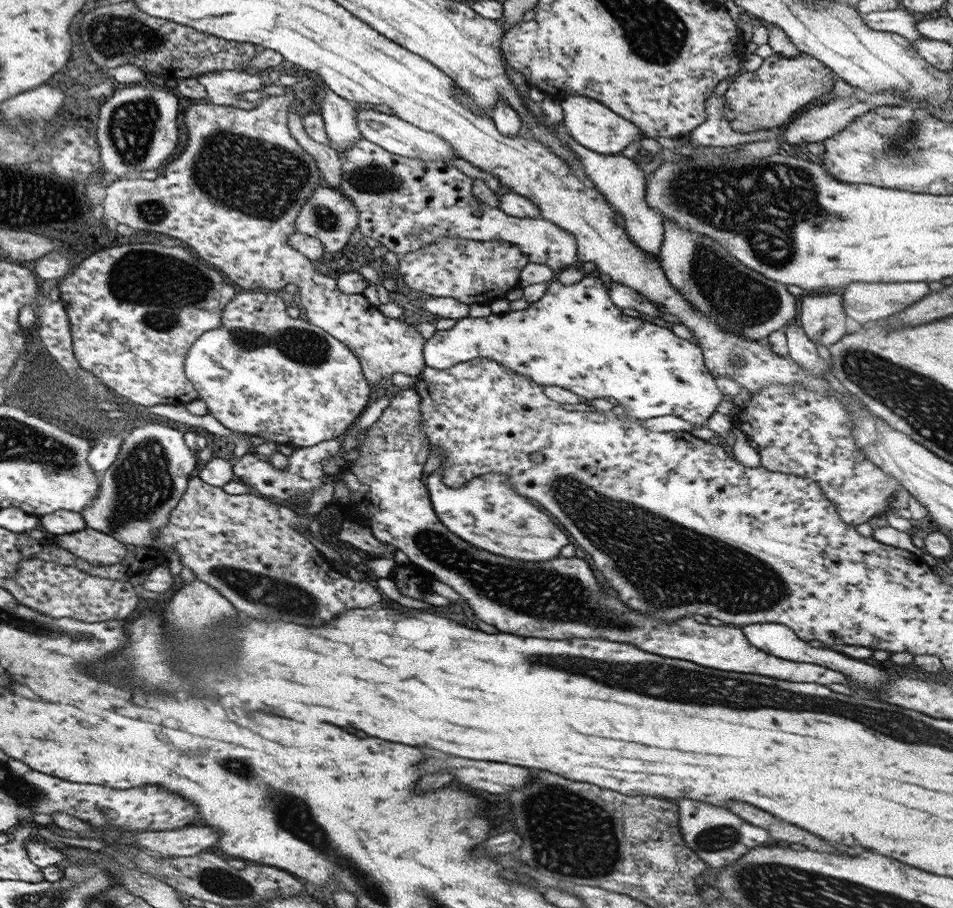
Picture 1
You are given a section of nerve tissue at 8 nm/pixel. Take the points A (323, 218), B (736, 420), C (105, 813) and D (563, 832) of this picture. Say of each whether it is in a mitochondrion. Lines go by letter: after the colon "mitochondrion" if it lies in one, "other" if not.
A: mitochondrion
B: other
C: other
D: mitochondrion

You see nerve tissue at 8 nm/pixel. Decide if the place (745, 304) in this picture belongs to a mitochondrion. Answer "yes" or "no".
yes

